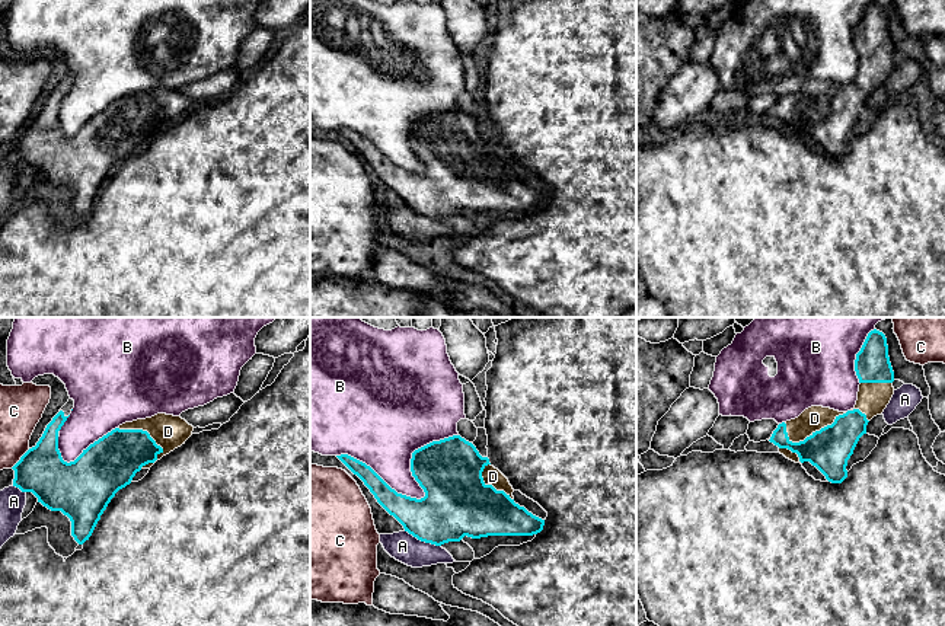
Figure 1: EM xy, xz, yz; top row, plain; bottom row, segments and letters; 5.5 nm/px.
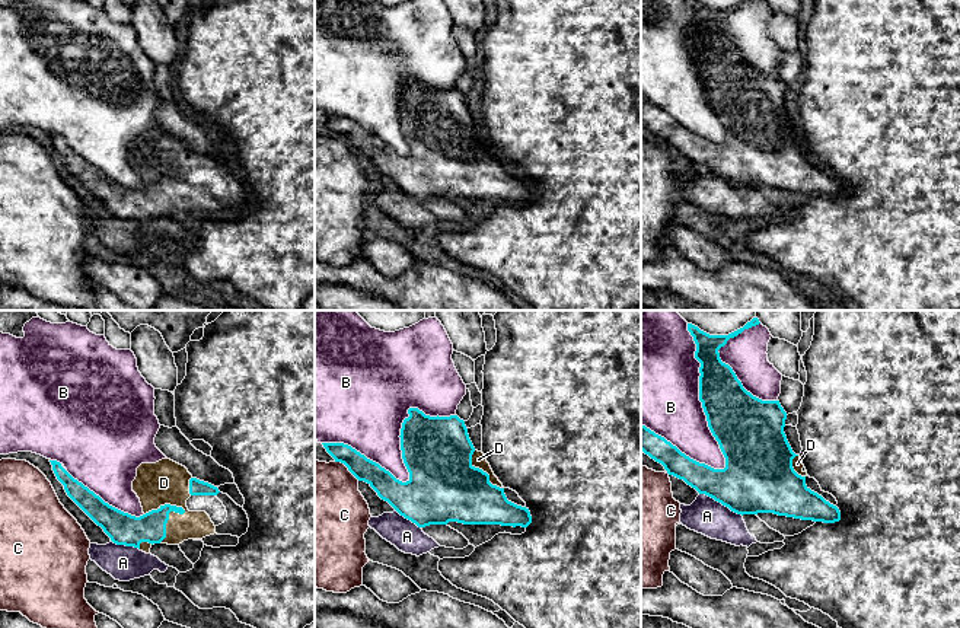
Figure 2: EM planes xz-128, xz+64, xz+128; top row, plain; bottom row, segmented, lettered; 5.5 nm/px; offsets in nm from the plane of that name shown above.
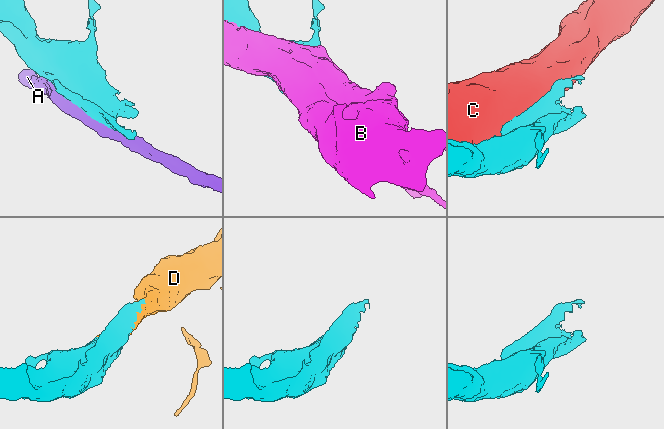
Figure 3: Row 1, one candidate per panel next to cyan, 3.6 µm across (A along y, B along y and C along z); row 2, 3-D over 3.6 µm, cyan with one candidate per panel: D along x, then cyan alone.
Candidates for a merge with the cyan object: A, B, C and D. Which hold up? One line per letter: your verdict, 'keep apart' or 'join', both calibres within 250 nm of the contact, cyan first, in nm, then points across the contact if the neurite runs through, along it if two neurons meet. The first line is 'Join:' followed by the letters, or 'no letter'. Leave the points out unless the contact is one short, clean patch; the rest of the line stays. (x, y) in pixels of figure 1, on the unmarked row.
Join: D
A: keep apart; calibres 340 and 160 nm
B: keep apart; calibres 360 and 190 nm
C: keep apart; calibres 260 and 220 nm
D: join; calibres 240 and 140 nm

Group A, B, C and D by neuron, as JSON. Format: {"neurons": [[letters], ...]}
{"neurons": [["A"], ["B"], ["C"], ["D"]]}

